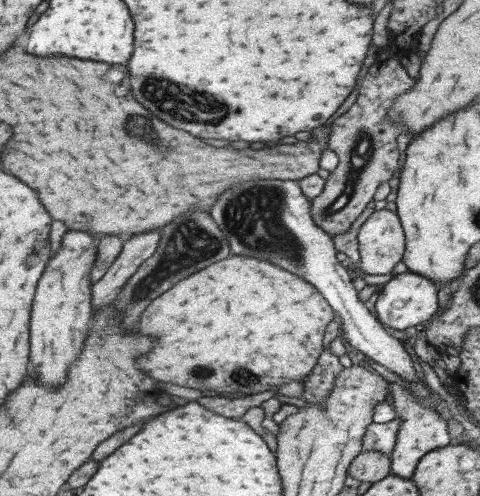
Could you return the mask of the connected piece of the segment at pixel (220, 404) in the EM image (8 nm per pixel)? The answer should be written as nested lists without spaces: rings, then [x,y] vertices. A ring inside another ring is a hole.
[[[272,388],[256,395],[239,396],[219,396],[208,397],[203,396],[198,400],[198,404],[201,404],[204,408],[220,414],[220,416],[226,416],[226,418],[234,418],[238,416],[241,418],[244,413],[253,406],[260,406],[265,400],[270,400],[276,396],[278,388]]]

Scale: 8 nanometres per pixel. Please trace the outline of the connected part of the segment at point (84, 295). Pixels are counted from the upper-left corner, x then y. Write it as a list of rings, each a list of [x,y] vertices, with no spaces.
[[[68,230],[68,234],[62,236],[60,250],[46,264],[46,270],[44,270],[44,274],[42,274],[38,286],[36,286],[36,296],[34,296],[34,306],[32,306],[32,318],[30,318],[30,362],[34,366],[36,378],[40,378],[40,382],[46,384],[46,386],[60,386],[60,384],[64,384],[68,366],[78,358],[80,348],[84,344],[86,332],[90,328],[88,320],[90,320],[90,316],[93,314],[92,284],[89,276],[96,259],[94,236],[90,232]]]

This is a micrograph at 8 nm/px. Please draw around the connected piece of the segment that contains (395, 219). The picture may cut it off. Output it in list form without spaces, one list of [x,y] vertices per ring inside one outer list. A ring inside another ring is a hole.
[[[375,210],[358,233],[360,268],[368,275],[388,275],[402,261],[405,232],[396,211]]]

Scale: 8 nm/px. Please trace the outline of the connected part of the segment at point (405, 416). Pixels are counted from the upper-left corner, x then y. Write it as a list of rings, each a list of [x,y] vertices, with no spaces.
[[[391,384],[391,399],[396,412],[395,418],[401,418],[396,433],[396,442],[393,451],[389,454],[391,458],[391,473],[402,478],[411,478],[416,470],[418,461],[431,450],[441,449],[450,444],[449,424],[436,409],[425,407],[423,402],[410,391],[402,386]]]

